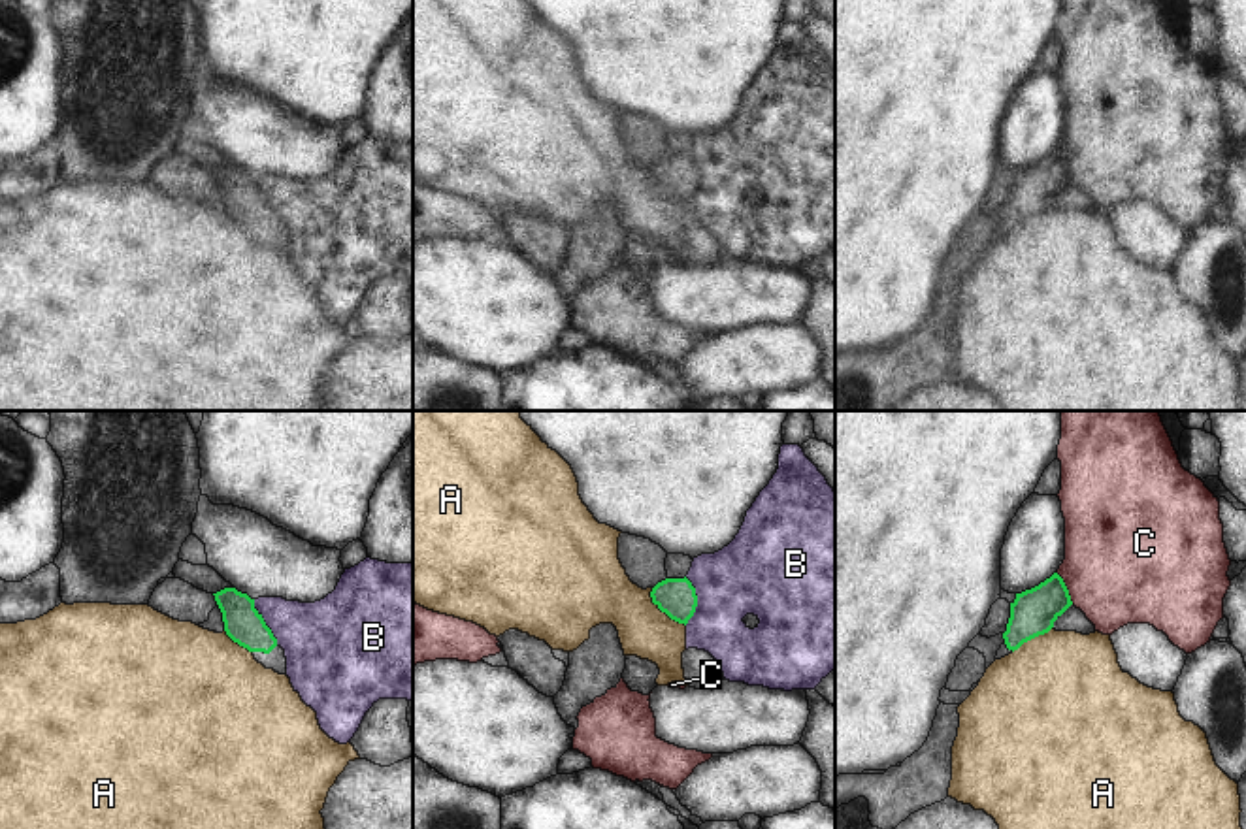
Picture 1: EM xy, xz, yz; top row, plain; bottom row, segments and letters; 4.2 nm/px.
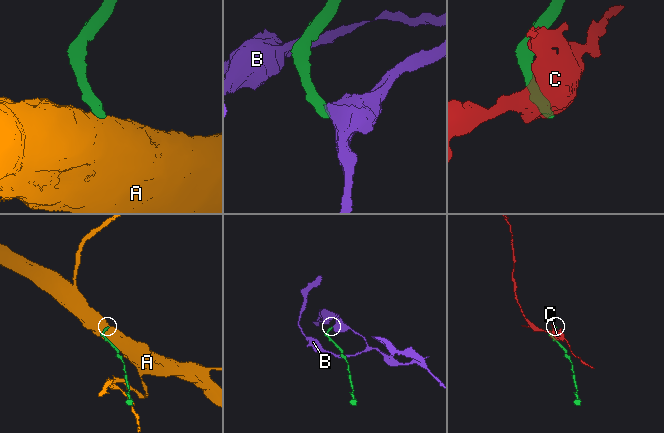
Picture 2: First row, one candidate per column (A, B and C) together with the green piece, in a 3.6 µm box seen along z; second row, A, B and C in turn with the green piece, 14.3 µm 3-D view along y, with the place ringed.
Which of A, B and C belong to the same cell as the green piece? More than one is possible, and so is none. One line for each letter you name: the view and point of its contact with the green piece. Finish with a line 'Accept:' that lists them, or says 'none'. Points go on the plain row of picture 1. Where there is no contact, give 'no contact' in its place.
Accept: none

